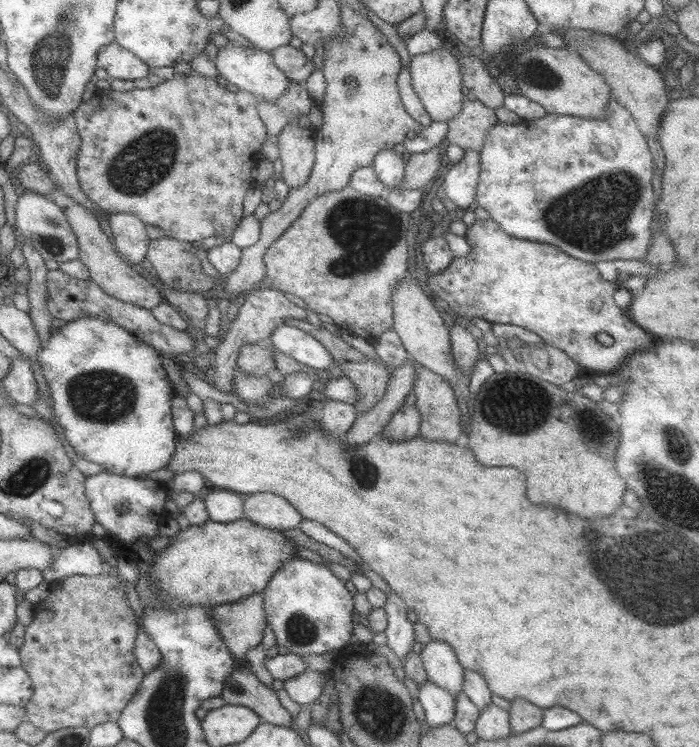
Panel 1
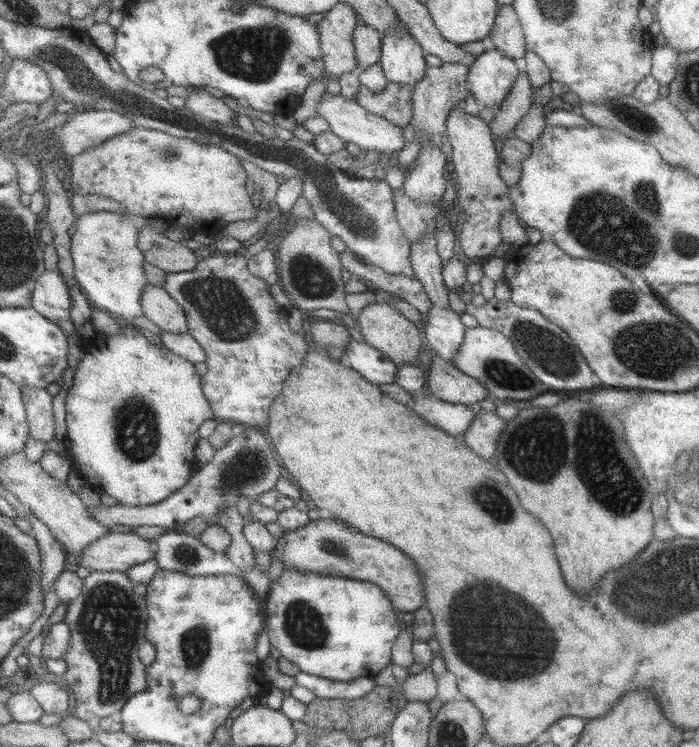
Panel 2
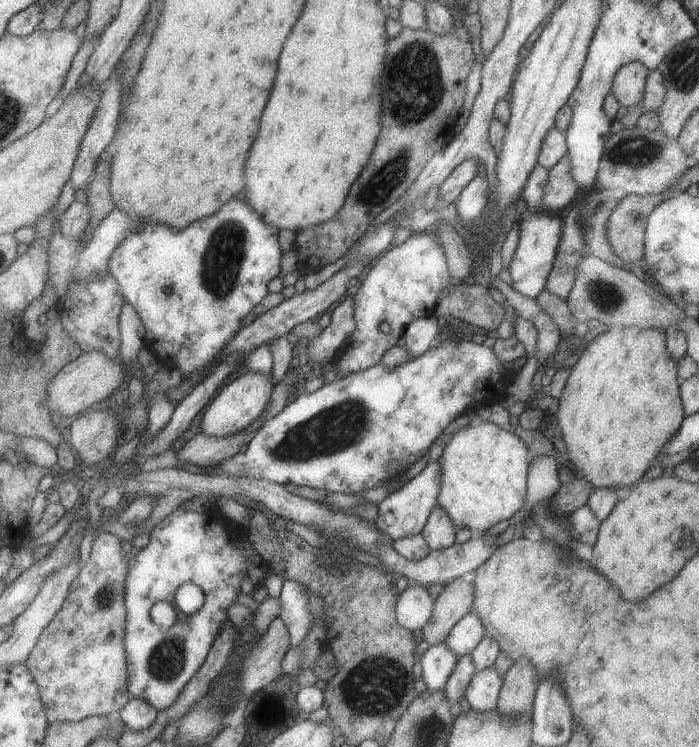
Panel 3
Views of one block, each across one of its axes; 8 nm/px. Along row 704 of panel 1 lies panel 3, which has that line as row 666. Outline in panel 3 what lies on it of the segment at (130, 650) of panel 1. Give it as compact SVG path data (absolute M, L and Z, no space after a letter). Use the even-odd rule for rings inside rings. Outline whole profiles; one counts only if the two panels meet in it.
M102 531L92 543L91 557L78 576L78 587L69 592L56 616L47 624L25 665L38 683L39 694L49 722L79 721L92 715L117 716L130 700L128 662L125 647L127 610L124 587L130 556L124 556L118 535Z

